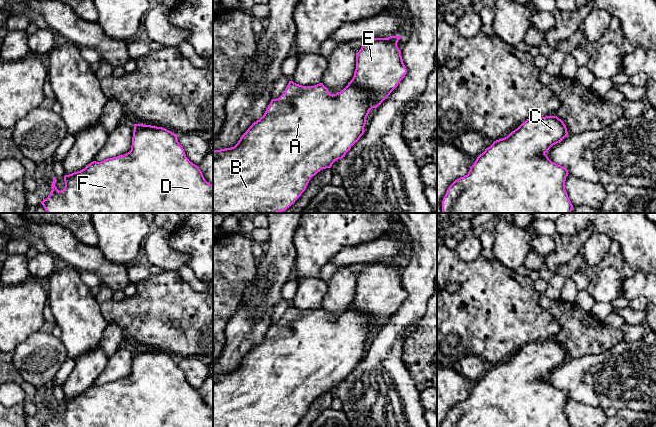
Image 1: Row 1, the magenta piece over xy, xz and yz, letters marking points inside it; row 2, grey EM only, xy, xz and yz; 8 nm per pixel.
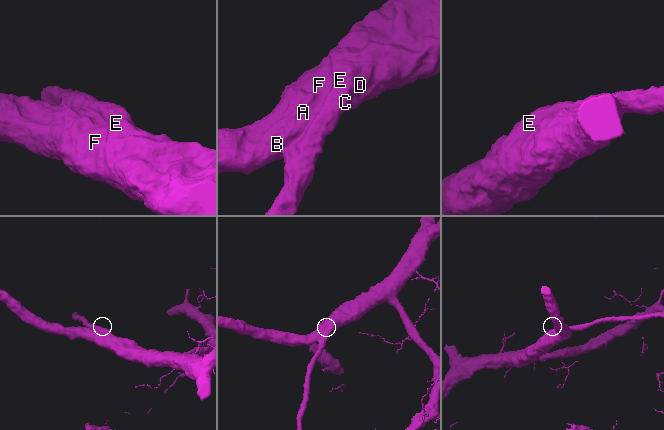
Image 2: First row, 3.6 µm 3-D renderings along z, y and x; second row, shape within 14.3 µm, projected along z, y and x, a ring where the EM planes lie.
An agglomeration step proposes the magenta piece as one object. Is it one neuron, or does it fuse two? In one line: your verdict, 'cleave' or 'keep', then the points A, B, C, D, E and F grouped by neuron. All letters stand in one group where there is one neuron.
keep | A B C D E F

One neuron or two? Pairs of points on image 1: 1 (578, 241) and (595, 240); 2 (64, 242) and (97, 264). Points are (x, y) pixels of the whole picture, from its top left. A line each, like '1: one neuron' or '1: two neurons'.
1: two neurons
2: one neuron

